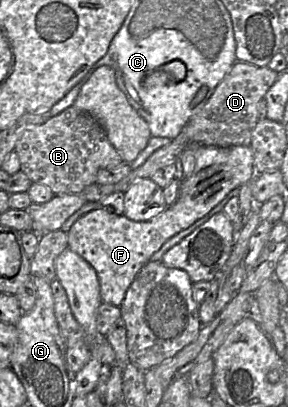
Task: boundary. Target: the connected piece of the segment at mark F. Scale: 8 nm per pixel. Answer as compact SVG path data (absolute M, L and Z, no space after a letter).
M196 145L196 167L189 178L181 181L178 199L149 221L133 221L105 208L80 217L67 232L68 248L84 258L95 269L102 302L120 307L138 272L163 244L208 214L226 195L256 175L250 146L227 148Z

